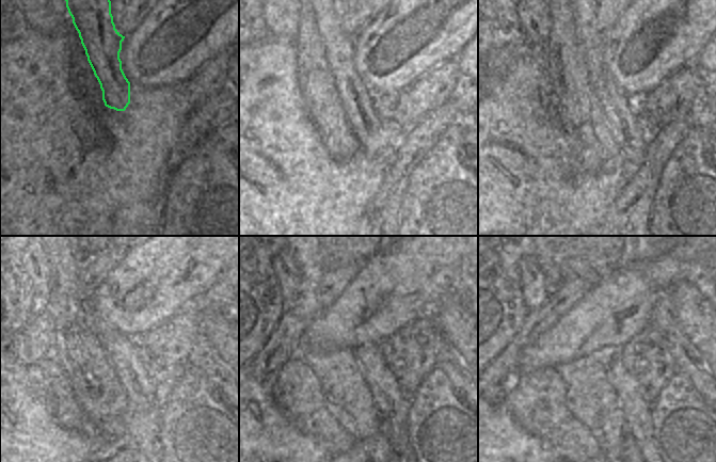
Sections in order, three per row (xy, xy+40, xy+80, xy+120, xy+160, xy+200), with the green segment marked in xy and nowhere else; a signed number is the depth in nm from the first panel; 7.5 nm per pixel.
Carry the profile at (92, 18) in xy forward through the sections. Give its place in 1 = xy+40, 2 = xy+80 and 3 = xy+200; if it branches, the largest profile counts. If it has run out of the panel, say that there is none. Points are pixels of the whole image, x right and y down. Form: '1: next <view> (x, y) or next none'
1: next xy+40 (356, 101)
2: next xy+80 (586, 99)
3: next xy+200 (638, 424)

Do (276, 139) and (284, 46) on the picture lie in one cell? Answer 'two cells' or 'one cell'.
one cell

